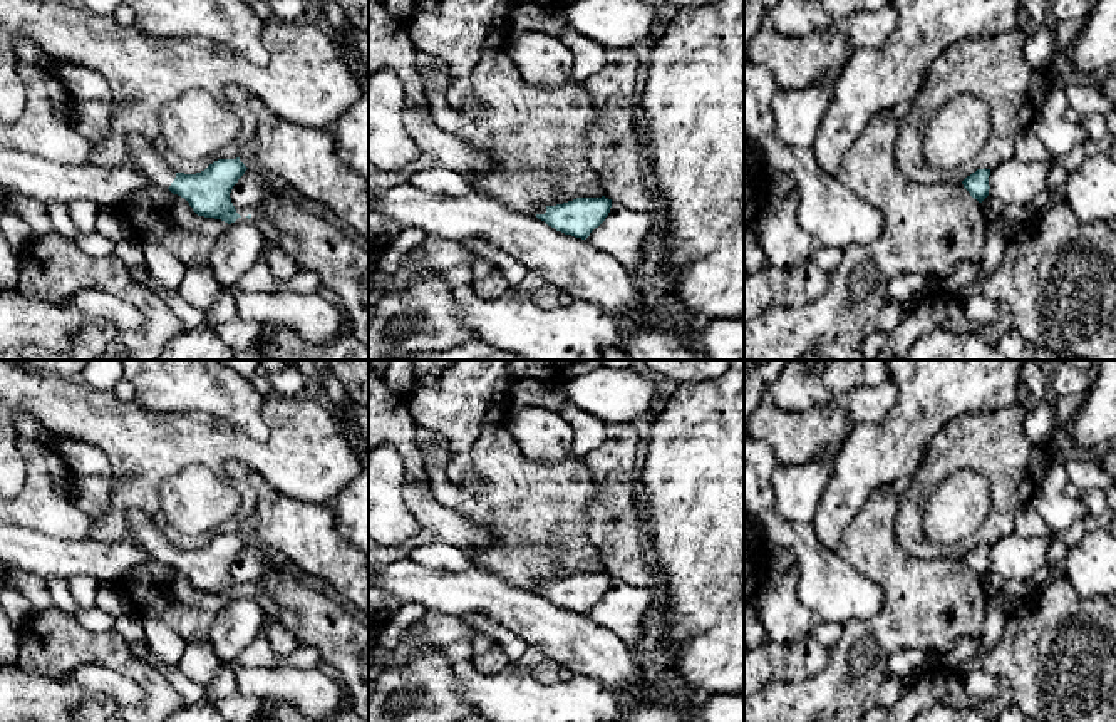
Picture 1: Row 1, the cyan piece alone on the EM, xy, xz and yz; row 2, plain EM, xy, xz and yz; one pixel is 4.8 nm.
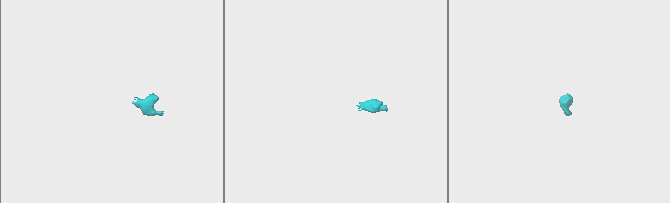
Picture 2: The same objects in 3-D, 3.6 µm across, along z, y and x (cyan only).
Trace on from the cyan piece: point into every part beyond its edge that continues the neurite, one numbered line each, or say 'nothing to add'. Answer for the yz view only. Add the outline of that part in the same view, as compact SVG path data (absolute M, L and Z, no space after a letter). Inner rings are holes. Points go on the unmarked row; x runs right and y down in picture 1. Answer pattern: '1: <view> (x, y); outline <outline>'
nothing to add

